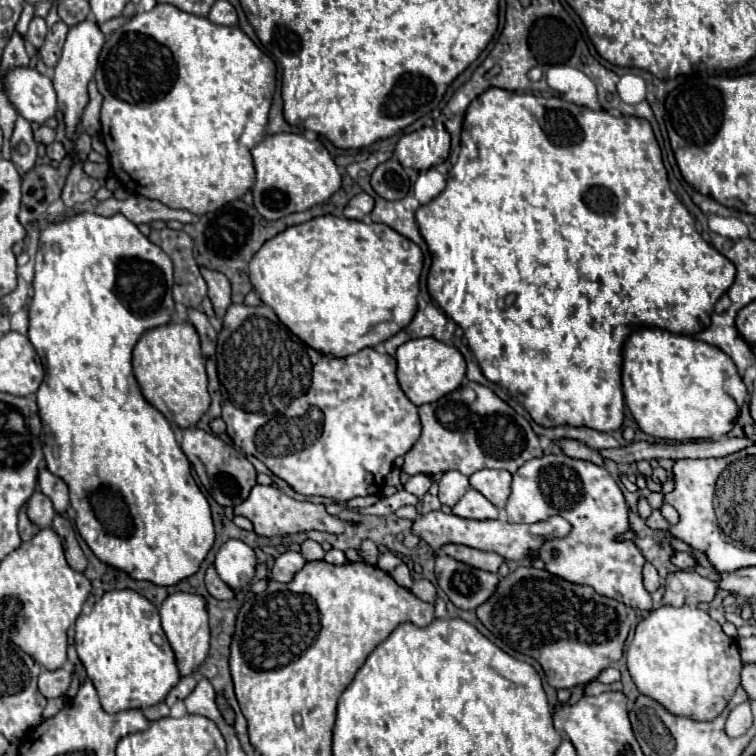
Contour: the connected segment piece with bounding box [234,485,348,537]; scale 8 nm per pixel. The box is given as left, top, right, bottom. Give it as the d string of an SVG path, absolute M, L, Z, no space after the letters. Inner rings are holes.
M256 485L250 493L250 499L246 499L244 503L240 503L234 509L236 515L244 515L252 521L254 531L262 537L276 537L276 535L292 535L292 533L300 533L300 531L326 531L326 533L344 533L344 529L348 527L346 521L340 521L338 517L332 517L326 513L324 505L318 503L310 503L310 501L296 501L288 495L284 495L280 489L276 487L264 487L264 485Z

